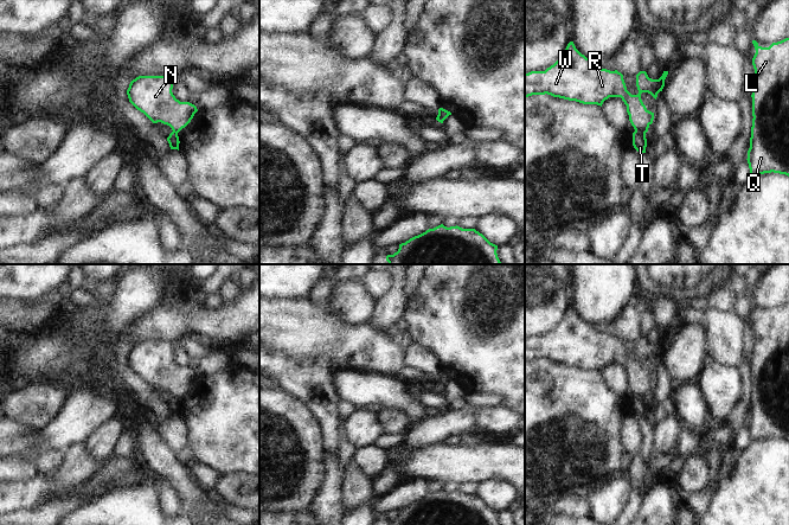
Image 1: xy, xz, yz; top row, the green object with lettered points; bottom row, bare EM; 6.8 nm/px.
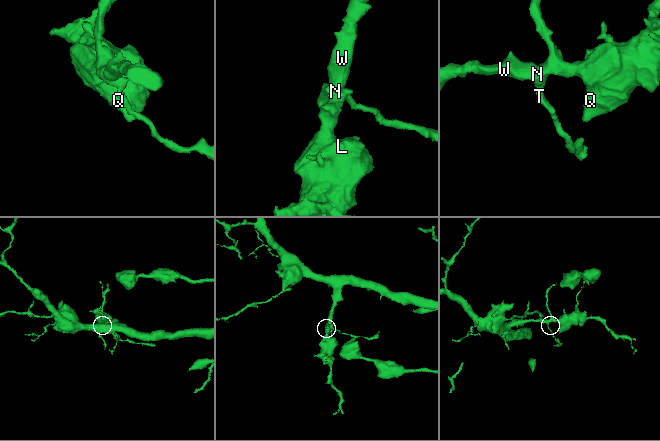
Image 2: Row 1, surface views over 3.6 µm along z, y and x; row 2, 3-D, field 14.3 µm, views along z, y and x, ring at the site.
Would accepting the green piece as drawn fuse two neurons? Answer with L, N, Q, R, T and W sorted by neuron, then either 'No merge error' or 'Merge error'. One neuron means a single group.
Groups: L N Q R W / T. Merge error

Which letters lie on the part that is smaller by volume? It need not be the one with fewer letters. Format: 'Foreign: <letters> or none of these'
Foreign: T

